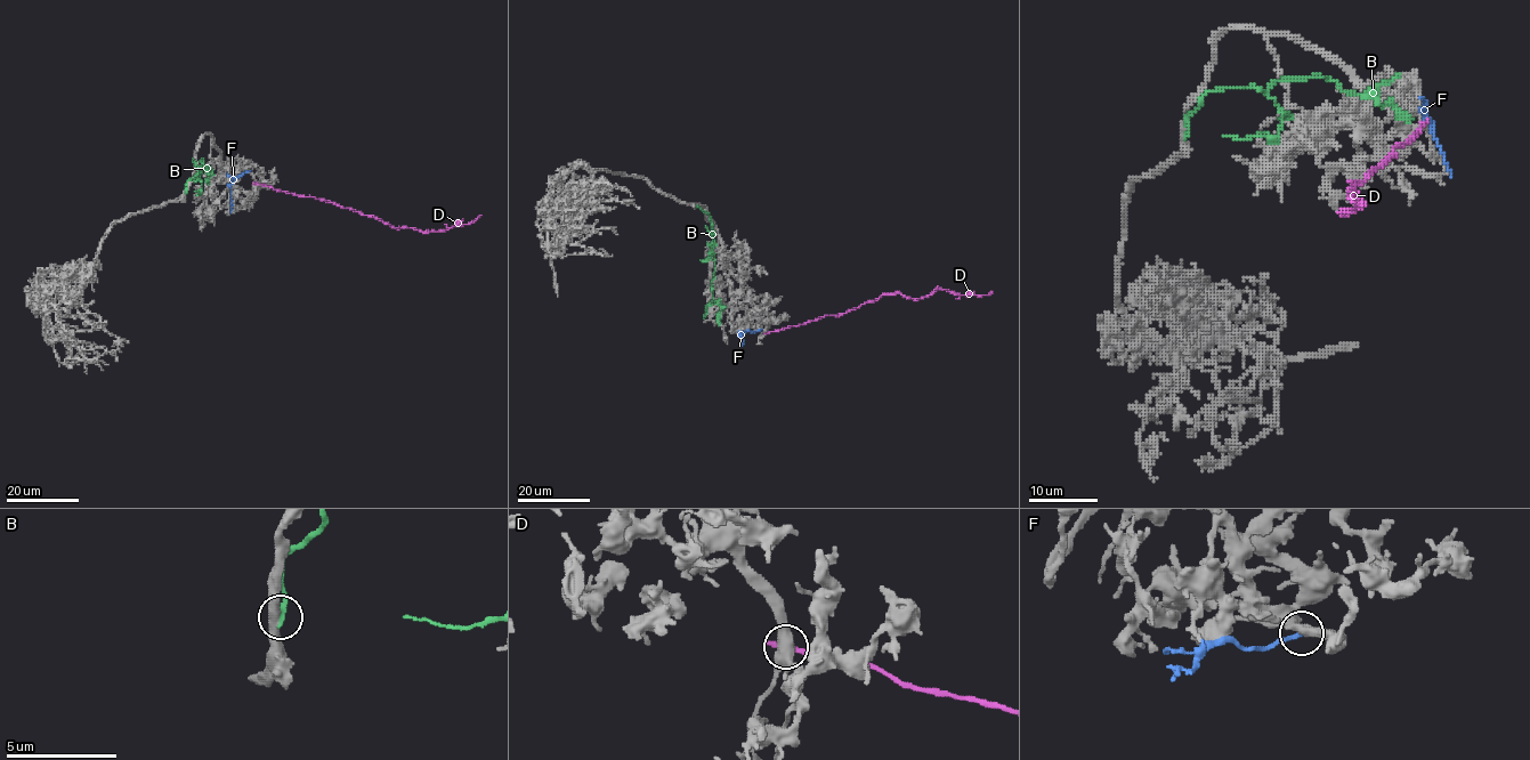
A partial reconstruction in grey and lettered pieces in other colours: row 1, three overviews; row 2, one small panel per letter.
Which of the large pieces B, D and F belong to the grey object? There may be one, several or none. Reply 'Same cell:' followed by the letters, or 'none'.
Same cell: none

